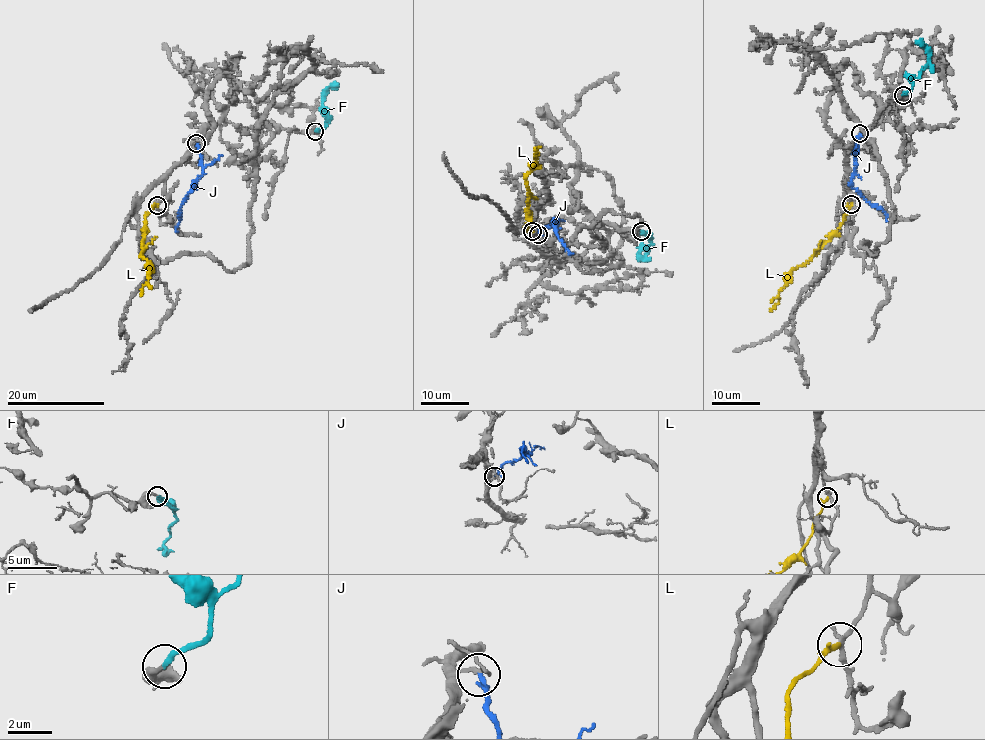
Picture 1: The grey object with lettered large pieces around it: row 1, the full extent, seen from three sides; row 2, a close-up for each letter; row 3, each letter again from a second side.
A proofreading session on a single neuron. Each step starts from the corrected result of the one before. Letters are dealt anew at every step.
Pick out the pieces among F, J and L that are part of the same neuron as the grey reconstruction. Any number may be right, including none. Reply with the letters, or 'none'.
F

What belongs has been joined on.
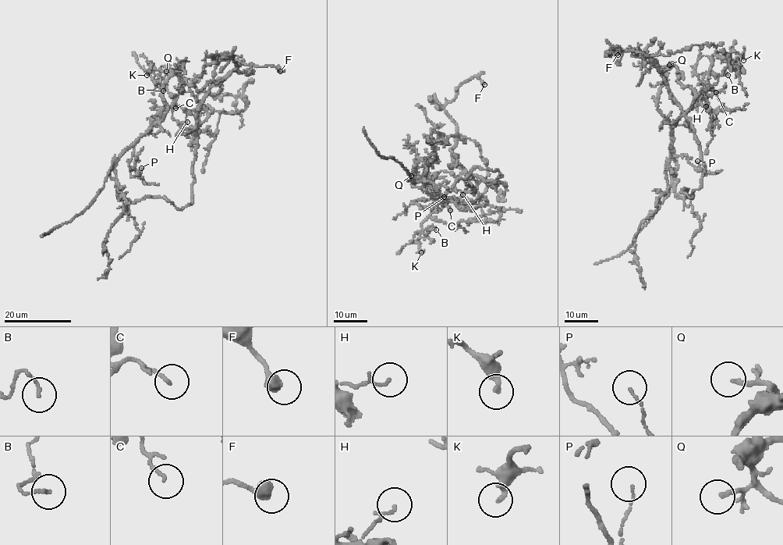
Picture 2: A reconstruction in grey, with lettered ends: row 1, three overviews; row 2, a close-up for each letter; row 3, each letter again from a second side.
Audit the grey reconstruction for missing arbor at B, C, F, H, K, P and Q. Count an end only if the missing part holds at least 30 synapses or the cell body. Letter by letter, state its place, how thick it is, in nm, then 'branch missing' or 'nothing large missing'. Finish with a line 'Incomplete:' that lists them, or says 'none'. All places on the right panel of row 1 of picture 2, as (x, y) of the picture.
B: place (728, 75); calibre 120 nm; nothing large missing
C: place (716, 92); calibre 130 nm; nothing large missing
F: place (618, 55); calibre 550 nm; nothing large missing
H: place (706, 106); calibre 70 nm; nothing large missing
K: place (743, 60); calibre 240 nm; nothing large missing
P: place (697, 161); calibre 90 nm; nothing large missing
Q: place (669, 65); calibre 180 nm; nothing large missing
Incomplete: none

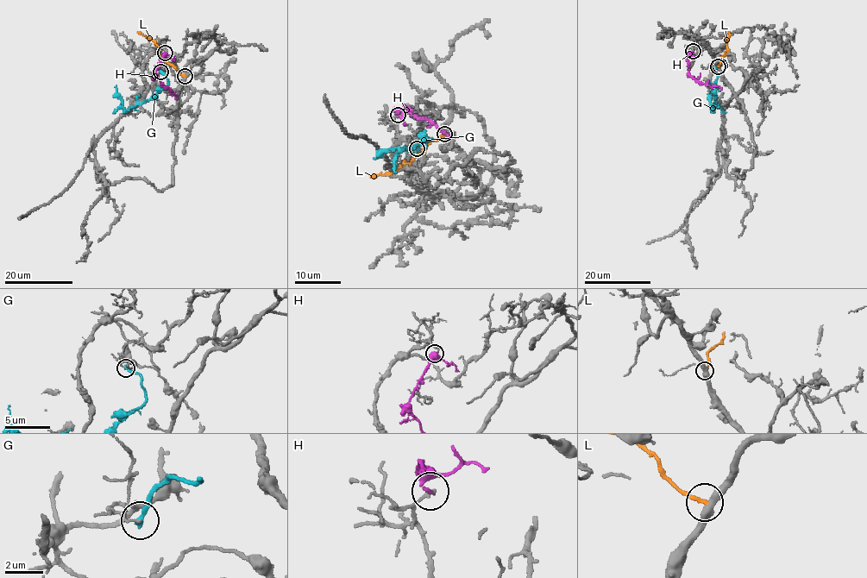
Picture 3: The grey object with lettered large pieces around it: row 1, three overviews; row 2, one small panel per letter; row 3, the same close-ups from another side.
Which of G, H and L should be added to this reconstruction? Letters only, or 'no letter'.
H

